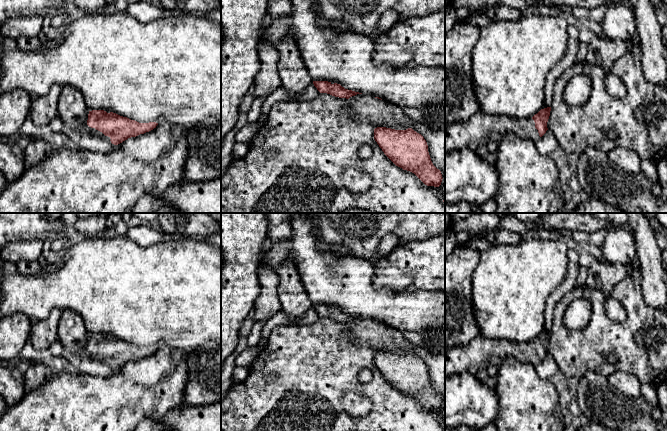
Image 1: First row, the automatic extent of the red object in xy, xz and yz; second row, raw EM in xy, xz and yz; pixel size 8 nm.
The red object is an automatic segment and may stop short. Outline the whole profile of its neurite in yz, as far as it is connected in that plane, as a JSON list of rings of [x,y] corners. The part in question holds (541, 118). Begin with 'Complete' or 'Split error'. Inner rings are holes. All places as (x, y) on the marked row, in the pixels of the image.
Split error. [[[547,107],[541,109],[532,118],[518,119],[488,115],[479,110],[468,120],[445,127],[445,153],[465,148],[476,152],[481,144],[488,141],[499,144],[509,132],[530,138],[536,143],[548,130],[550,111],[551,107]]]

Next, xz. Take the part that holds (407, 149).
Complete. [[[412,128],[374,129],[374,139],[384,154],[398,167],[414,173],[425,185],[439,187],[442,174],[430,158],[424,137]]]

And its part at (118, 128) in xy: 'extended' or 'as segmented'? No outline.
extended

